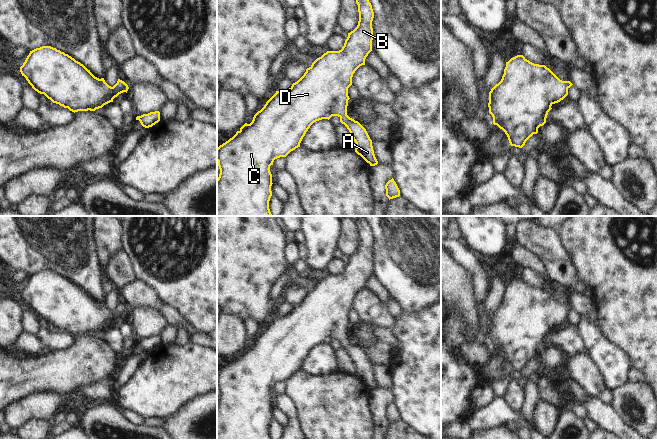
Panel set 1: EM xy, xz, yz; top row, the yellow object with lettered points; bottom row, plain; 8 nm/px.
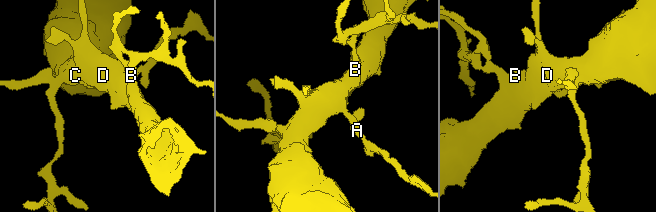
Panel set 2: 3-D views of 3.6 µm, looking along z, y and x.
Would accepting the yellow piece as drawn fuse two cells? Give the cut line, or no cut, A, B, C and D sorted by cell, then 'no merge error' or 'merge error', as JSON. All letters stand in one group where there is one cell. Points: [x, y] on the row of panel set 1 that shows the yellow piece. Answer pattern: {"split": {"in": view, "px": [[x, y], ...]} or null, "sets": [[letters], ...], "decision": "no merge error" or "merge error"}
{"split": null, "sets": [["A", "B", "C", "D"]], "decision": "no merge error"}

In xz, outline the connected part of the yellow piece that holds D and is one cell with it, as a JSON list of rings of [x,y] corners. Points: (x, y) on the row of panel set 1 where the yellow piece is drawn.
[[[356,0],[359,12],[357,27],[348,33],[344,46],[339,51],[327,51],[317,58],[306,69],[304,75],[285,92],[276,93],[258,111],[250,124],[245,123],[236,134],[217,148],[217,162],[220,169],[217,178],[217,216],[273,216],[269,209],[269,201],[272,196],[272,174],[270,166],[275,159],[286,157],[291,151],[300,147],[300,143],[310,126],[319,120],[330,119],[338,116],[340,122],[349,130],[356,143],[355,152],[360,155],[370,166],[375,166],[378,161],[375,157],[372,140],[366,129],[347,115],[348,88],[352,85],[352,77],[355,71],[365,65],[365,59],[372,51],[374,12],[369,0]]]

